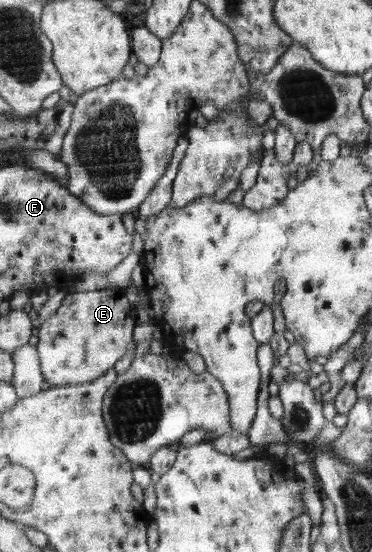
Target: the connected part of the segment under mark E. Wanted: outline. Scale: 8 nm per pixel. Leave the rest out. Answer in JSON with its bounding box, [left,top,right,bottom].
[36,288,136,387]

